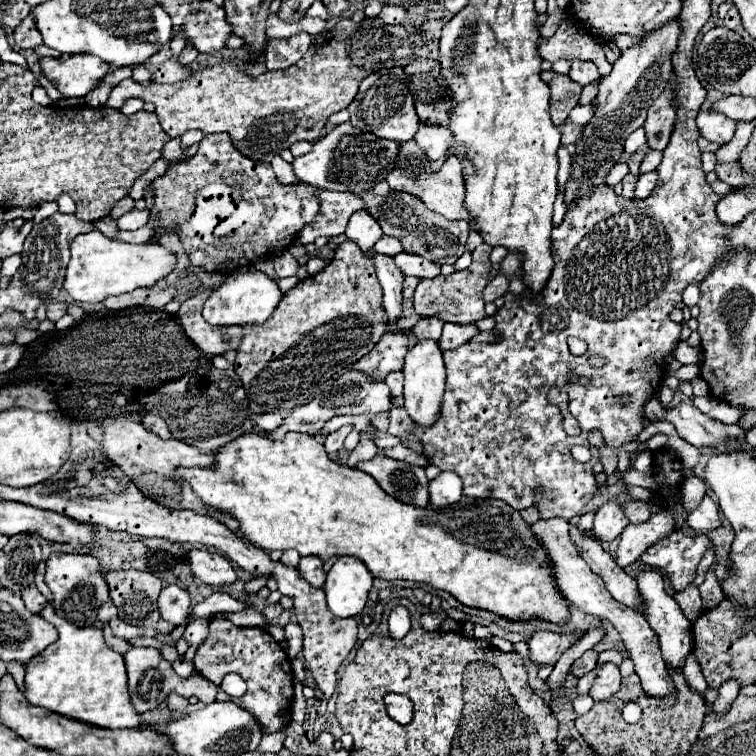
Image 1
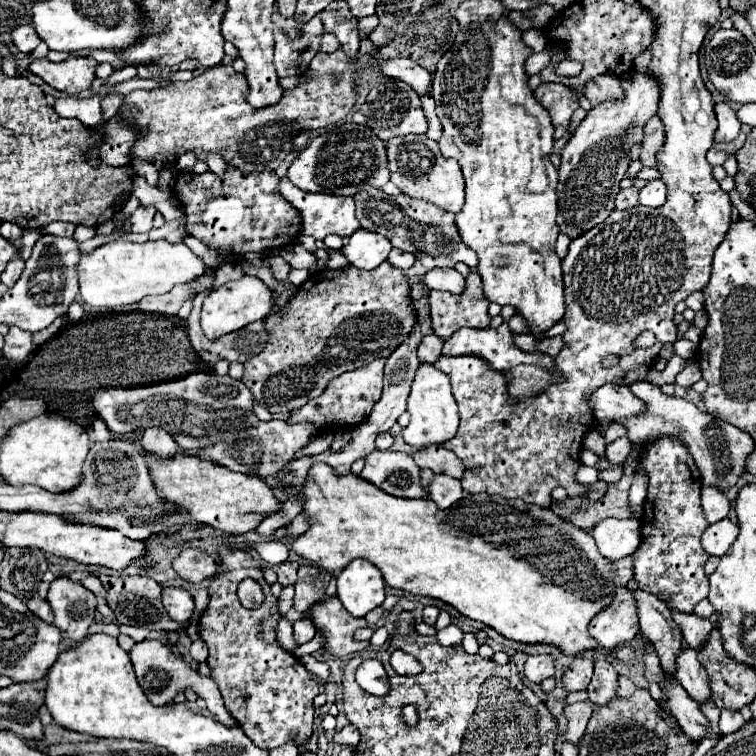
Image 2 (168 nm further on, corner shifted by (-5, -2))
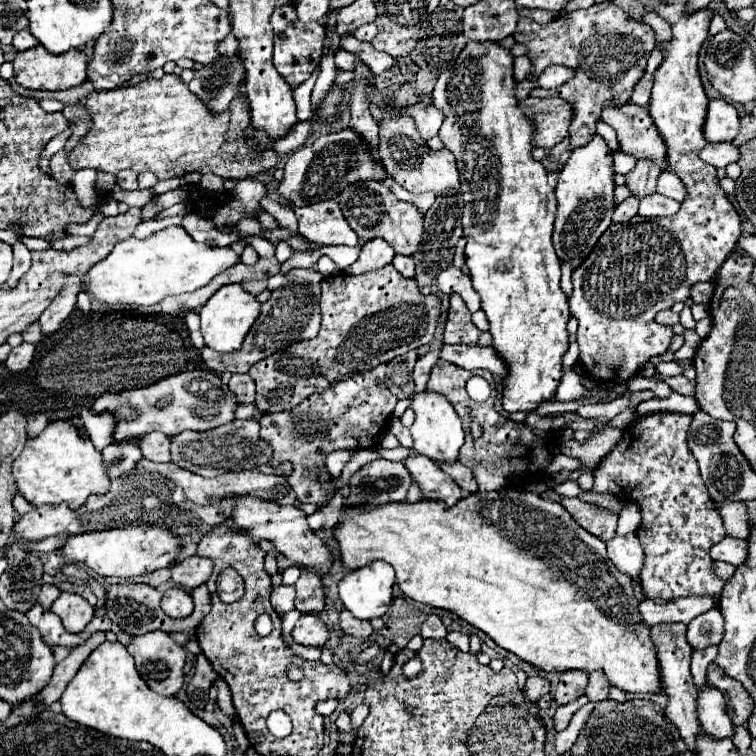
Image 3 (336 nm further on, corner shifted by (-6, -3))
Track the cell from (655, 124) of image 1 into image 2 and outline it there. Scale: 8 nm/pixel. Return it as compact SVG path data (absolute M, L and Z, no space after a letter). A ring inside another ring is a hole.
M655 115L645 125L645 139L641 143L641 161L645 167L655 167L655 155L665 145L665 129L661 119Z

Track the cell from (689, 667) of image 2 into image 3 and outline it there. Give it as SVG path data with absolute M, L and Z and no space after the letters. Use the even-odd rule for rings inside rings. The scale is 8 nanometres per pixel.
M706 684L698 694L698 716L702 730L706 730L710 738L718 740L734 736L734 726L726 712L726 700L722 698L722 692L710 688L710 684Z

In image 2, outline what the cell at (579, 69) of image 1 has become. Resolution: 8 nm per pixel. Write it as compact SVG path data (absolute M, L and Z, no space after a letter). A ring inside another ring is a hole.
M597 75L585 83L585 97L591 101L591 105L597 105L605 99L617 99L621 97L621 85L615 75Z

